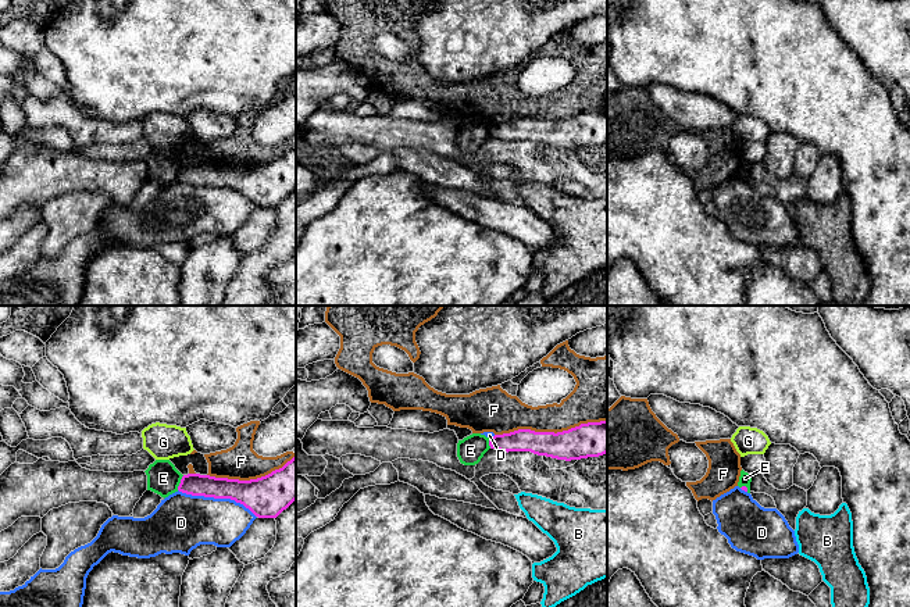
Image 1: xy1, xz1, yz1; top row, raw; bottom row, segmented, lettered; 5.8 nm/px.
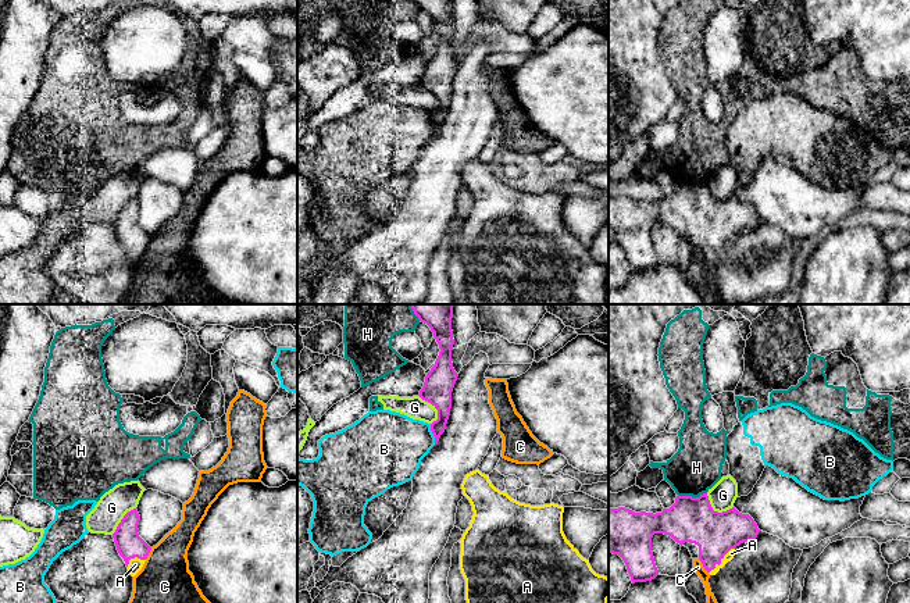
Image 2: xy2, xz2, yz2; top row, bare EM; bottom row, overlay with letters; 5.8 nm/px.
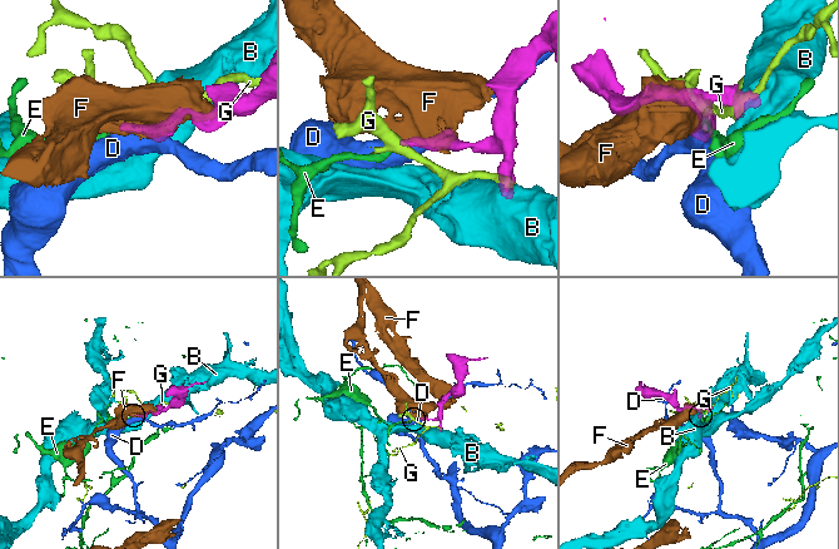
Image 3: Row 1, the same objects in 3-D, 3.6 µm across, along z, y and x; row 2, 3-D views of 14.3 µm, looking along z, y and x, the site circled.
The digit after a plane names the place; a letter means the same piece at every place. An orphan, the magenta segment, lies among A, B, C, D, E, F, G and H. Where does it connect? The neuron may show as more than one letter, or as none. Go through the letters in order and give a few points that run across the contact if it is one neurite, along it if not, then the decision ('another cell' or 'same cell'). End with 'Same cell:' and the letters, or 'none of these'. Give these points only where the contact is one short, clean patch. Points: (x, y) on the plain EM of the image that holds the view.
A: yz2 (716, 222), (720, 249), (727, 242), (731, 242) | same cell
B: xz2 (429, 113), (435, 132) | another cell
C: yz2 (698, 248), (707, 261) | another cell
D: another cell
E: xy1 (184, 164), (177, 178) | another cell
F: another cell
G: yz2 (706, 182), (714, 199), (725, 200), (732, 196) | another cell
H: another cell
Same cell: A

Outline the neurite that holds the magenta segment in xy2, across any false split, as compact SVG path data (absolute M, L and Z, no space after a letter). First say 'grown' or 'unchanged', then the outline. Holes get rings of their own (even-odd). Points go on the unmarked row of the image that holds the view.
grown; M136 197L128 200L113 222L117 239L124 247L128 261L135 265L143 256L151 236L139 225L140 204Z

